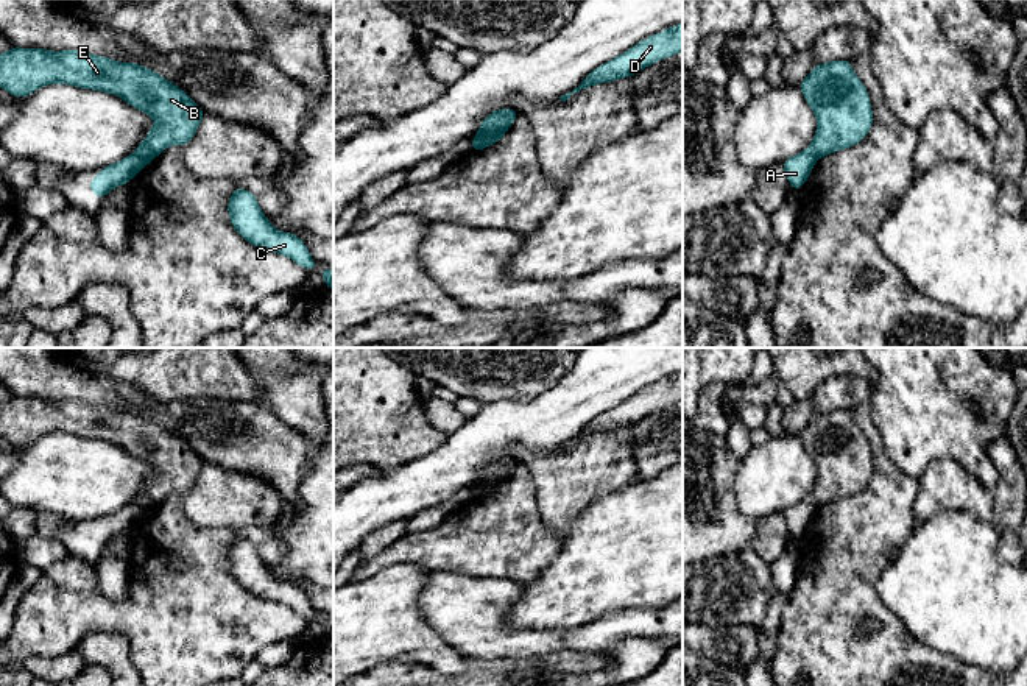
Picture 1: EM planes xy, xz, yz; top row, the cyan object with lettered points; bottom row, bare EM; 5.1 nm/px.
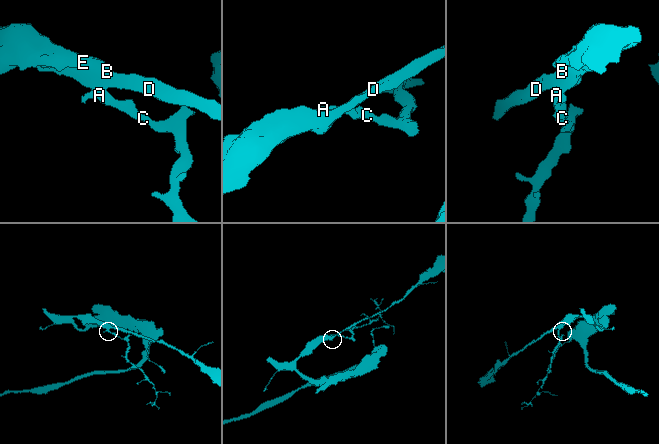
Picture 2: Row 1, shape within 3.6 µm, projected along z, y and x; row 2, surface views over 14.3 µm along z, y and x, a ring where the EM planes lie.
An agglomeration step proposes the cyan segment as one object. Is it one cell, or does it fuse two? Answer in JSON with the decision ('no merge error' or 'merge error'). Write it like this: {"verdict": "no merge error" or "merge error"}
{"verdict": "merge error"}

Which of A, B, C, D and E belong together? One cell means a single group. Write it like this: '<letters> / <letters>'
A C / B D E

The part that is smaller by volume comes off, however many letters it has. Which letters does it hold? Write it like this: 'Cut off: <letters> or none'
Cut off: A, C

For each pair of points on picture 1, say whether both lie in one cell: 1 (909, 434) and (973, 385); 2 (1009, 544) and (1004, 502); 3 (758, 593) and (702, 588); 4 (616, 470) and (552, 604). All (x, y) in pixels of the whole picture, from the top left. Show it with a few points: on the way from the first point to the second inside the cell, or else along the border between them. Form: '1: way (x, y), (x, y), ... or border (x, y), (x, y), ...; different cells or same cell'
1: way (924, 418), (942, 401), (957, 401); same cell
2: way (1009, 533), (1009, 513); same cell
3: way (744, 591), (716, 591); same cell
4: border (636, 479), (599, 495), (578, 518); different cells

